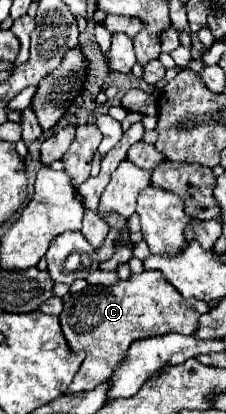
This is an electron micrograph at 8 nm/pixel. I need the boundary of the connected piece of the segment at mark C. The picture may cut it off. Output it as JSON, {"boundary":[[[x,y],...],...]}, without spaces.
{"boundary":[[[142,271],[138,275],[132,273],[130,279],[118,279],[110,287],[90,285],[86,291],[72,295],[68,301],[64,301],[60,325],[68,345],[72,345],[72,349],[84,349],[86,359],[80,373],[68,387],[68,393],[92,391],[100,383],[108,381],[120,361],[124,361],[130,343],[138,339],[166,333],[194,335],[198,329],[198,317],[208,309],[210,307],[206,303],[182,297],[158,271]]]}

